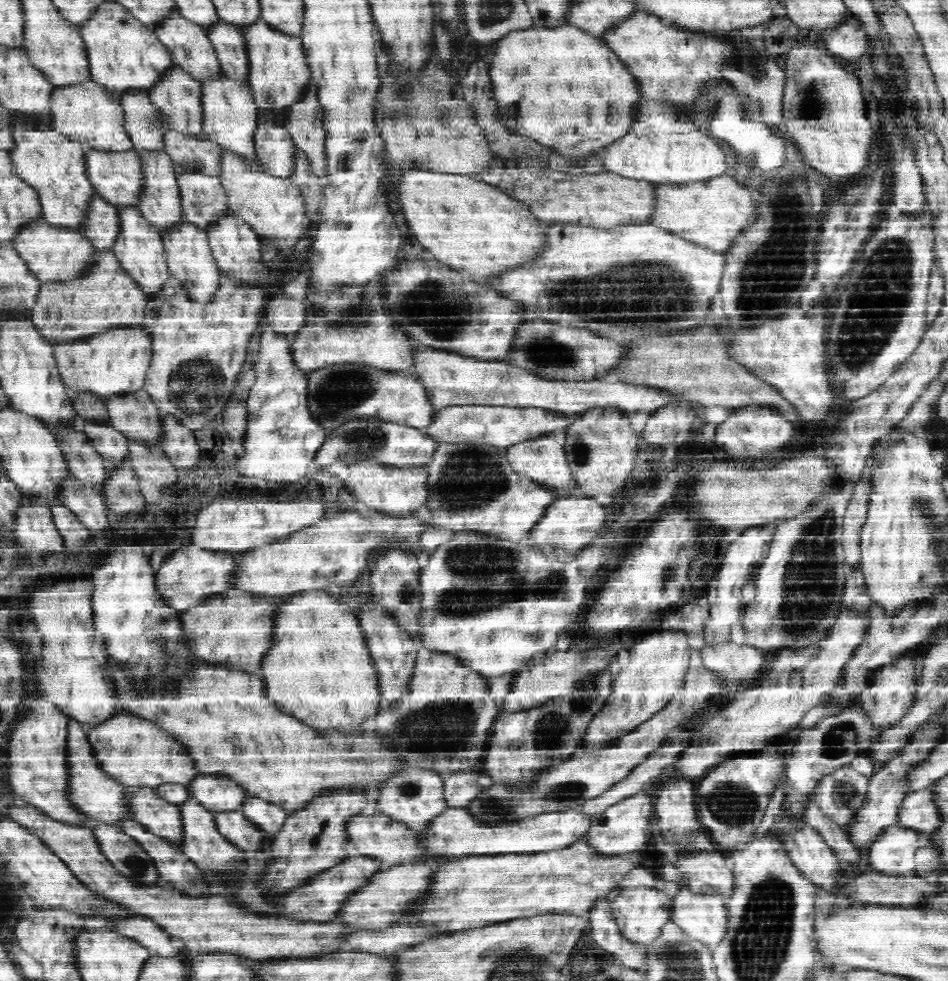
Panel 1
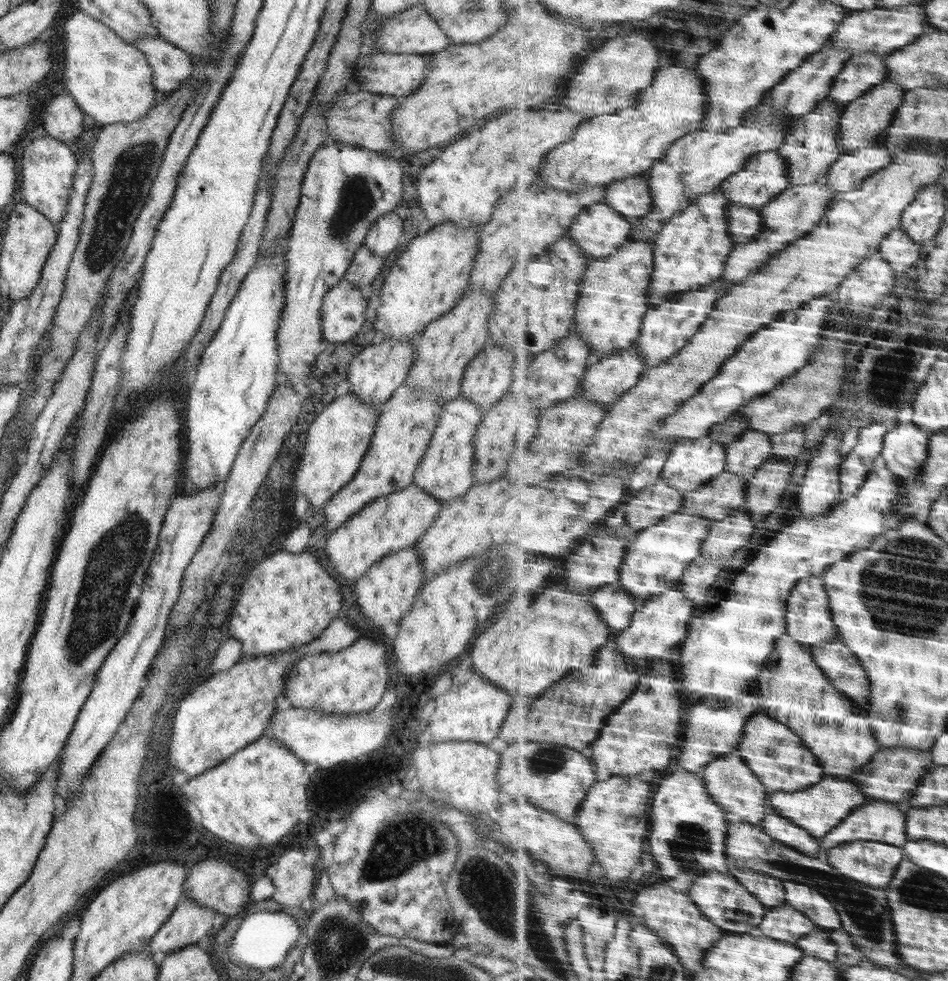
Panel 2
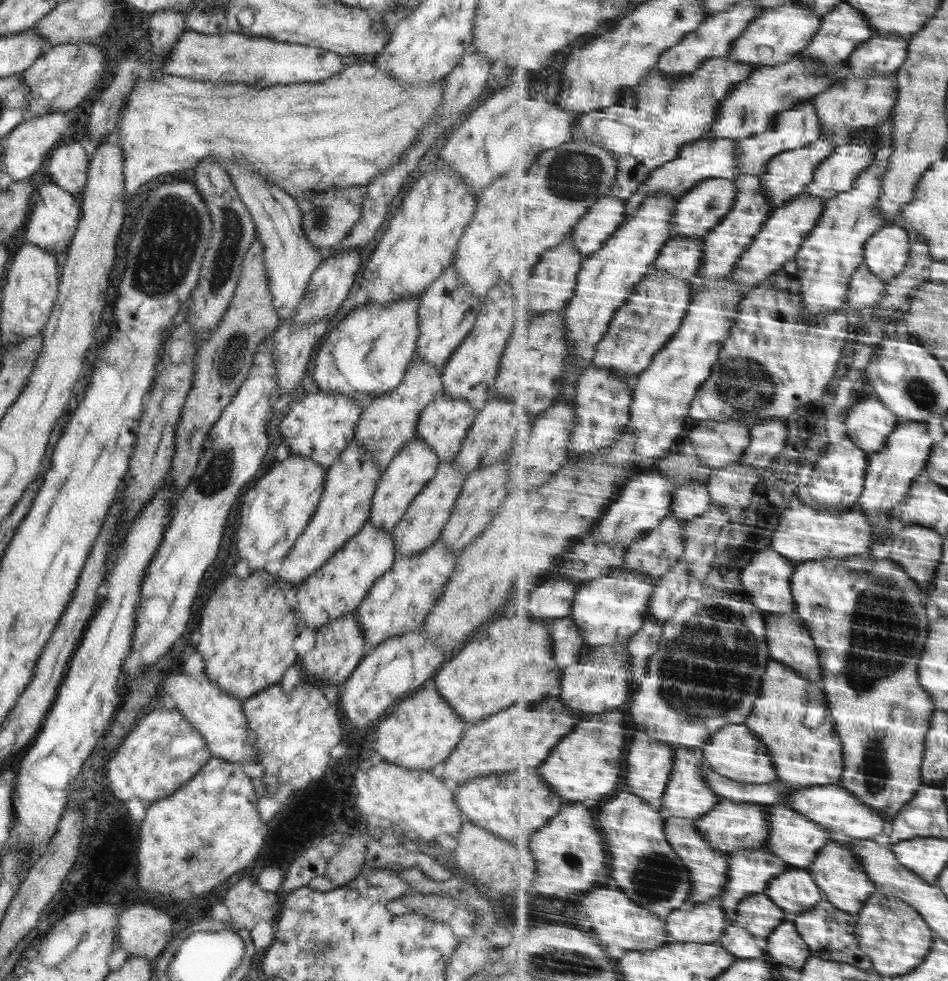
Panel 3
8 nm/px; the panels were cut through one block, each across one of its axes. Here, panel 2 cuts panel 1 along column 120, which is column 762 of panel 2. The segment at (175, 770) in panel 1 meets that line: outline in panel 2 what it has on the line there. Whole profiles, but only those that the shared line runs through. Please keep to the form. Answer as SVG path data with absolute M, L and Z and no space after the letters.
M764 714L754 716L746 725L739 752L762 783L766 784L766 789L770 788L770 794L782 790L806 790L822 782L826 776L826 770L820 766L821 760L808 748L807 742L789 725Z

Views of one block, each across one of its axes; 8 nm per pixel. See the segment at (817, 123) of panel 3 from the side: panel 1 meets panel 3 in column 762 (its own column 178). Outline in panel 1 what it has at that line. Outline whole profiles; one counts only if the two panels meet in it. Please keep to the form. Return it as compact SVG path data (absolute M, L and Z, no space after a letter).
M167 131L165 151L172 159L176 173L202 173L218 177L223 174L223 152L220 144L205 136Z

